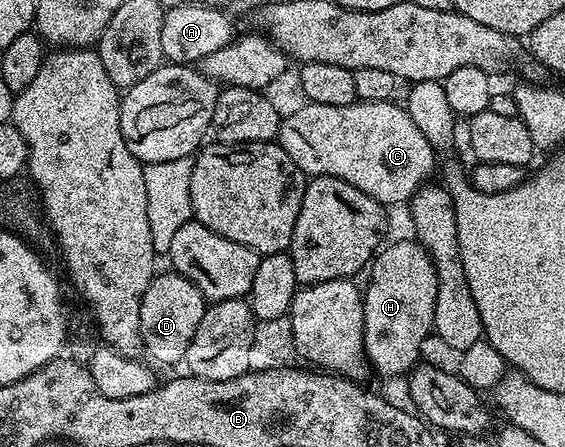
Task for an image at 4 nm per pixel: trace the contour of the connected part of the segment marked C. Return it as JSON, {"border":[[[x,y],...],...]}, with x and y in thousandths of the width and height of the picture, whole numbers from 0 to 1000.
{"border":[[[697,226],[639,228],[596,237],[558,228],[540,228],[522,251],[496,271],[492,320],[522,367],[545,396],[586,391],[605,398],[612,409],[625,412],[648,436],[667,447],[676,461],[688,456],[726,454],[727,441],[758,414],[763,387],[772,387],[770,351],[773,338],[759,313],[747,302],[743,286],[733,277],[719,244]]]}

